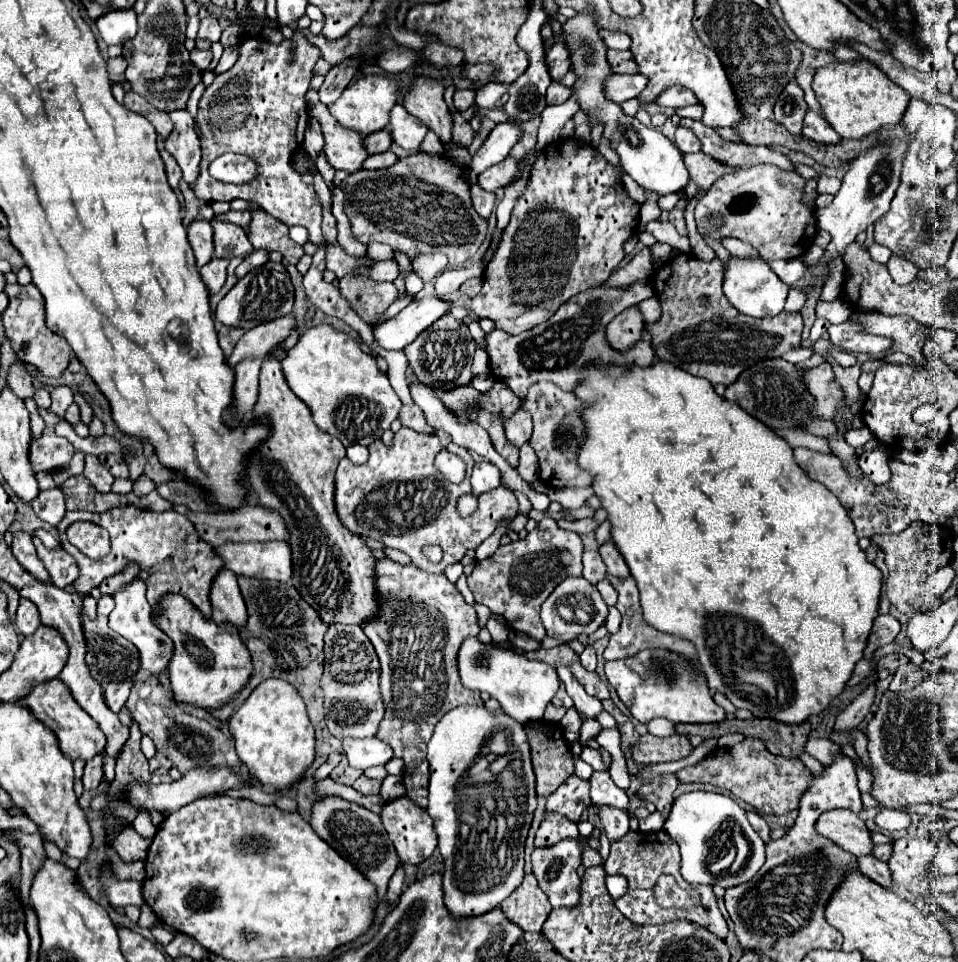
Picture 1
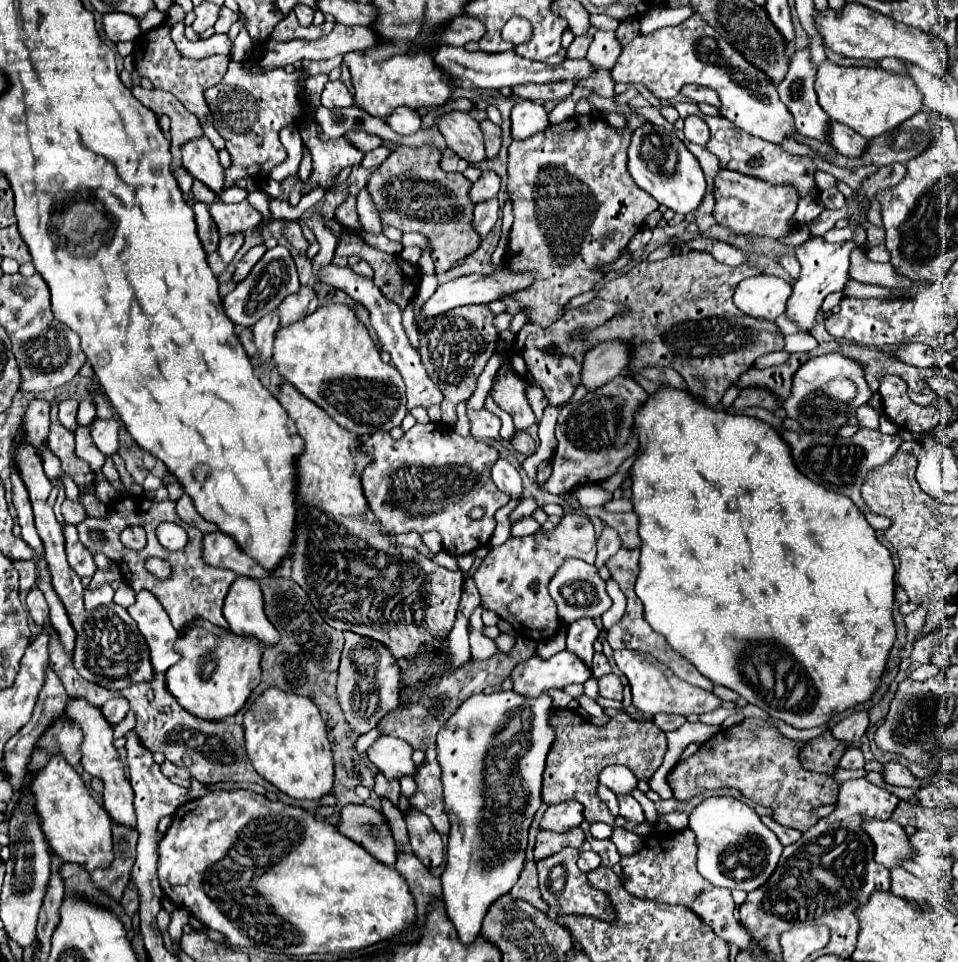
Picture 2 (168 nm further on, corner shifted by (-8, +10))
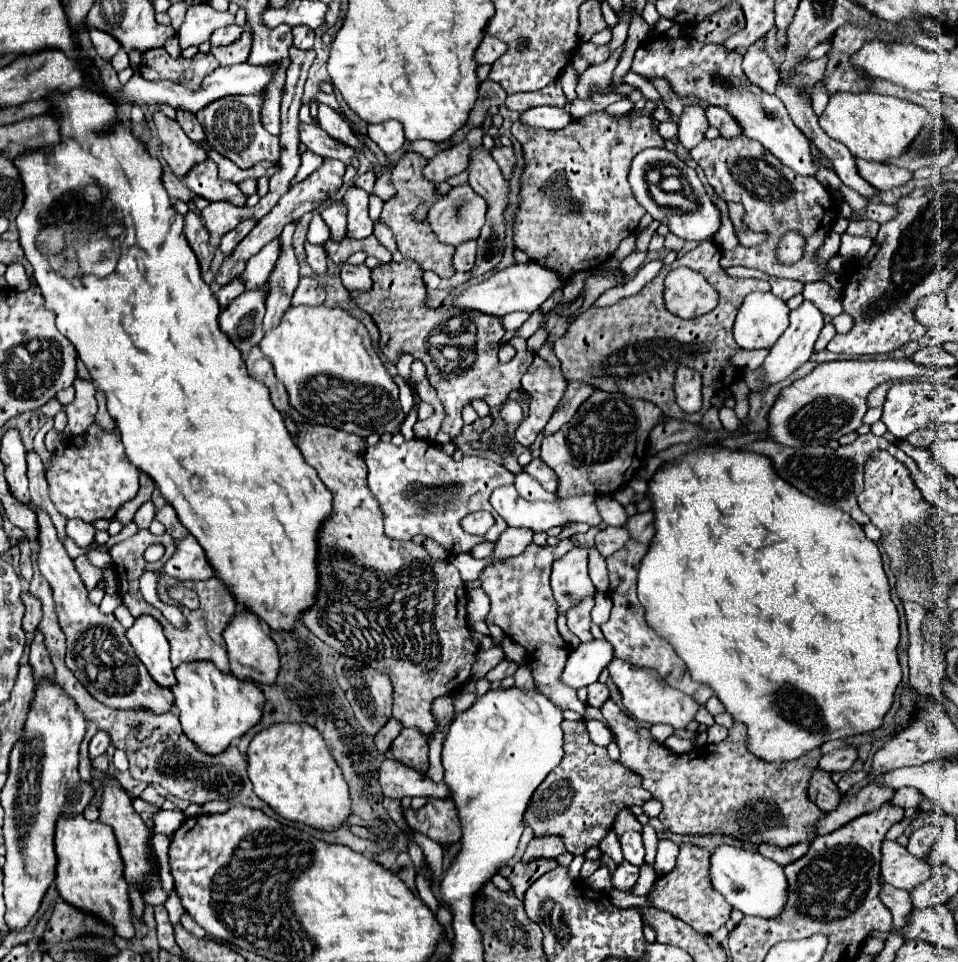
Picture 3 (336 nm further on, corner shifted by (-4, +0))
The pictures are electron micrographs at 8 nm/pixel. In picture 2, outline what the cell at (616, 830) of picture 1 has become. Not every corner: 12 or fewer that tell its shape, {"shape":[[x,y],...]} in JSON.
{"shape":[[615,828],[611,836],[619,856],[637,854],[645,840]]}

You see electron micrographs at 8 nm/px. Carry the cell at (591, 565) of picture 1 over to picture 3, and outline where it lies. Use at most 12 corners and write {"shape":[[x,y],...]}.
{"shape":[[607,526],[597,532],[595,546],[603,558],[625,546],[625,528]]}

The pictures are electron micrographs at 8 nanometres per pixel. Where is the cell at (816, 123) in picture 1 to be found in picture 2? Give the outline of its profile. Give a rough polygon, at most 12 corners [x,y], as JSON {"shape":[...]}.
{"shape":[[831,122],[831,144],[843,156],[861,158],[869,140]]}

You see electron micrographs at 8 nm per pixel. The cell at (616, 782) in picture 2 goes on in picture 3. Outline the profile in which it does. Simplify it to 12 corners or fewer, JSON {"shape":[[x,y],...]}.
{"shape":[[625,806],[615,816],[615,830],[637,830],[641,832],[641,822]]}

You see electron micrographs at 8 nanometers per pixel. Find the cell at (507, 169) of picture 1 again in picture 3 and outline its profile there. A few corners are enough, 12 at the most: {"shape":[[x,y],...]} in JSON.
{"shape":[[469,184],[429,210],[441,242],[479,236],[487,202]]}

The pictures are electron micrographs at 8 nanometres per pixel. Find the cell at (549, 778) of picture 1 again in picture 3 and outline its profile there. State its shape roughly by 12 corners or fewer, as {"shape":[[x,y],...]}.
{"shape":[[563,720],[565,756],[525,822],[567,852],[599,846],[621,806],[651,798],[639,774]]}

